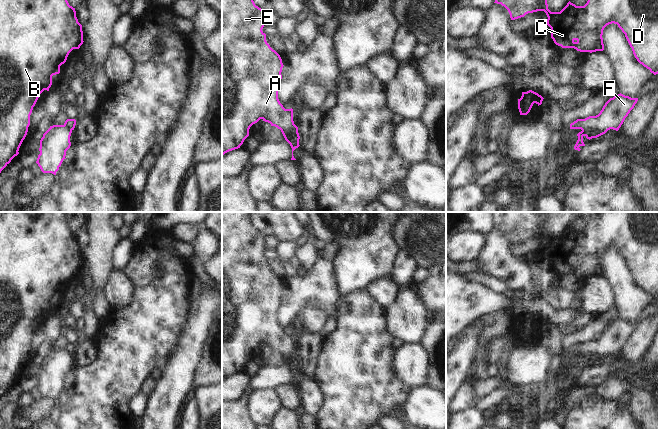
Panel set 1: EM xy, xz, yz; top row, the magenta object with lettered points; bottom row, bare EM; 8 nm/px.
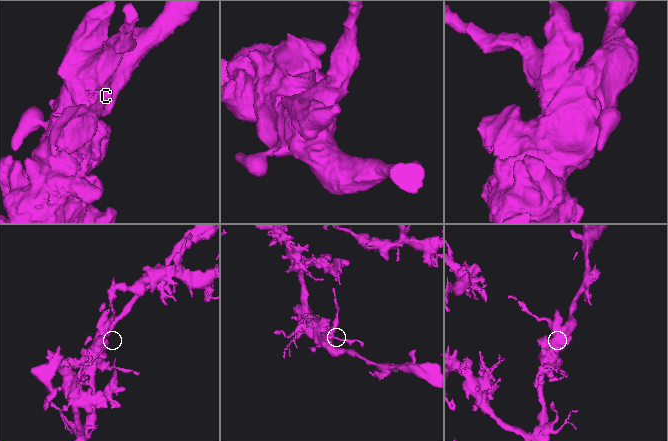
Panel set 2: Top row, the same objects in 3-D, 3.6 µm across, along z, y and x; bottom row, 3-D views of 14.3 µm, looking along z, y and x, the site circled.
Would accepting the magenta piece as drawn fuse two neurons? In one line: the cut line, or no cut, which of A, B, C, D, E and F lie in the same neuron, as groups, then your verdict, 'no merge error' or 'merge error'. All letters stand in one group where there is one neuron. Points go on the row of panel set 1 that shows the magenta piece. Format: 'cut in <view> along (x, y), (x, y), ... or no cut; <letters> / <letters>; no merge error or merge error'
cut in xz along (295, 125), (285, 139); A B C D E / F; merge error

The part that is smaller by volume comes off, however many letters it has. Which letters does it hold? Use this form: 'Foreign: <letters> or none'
Foreign: F

